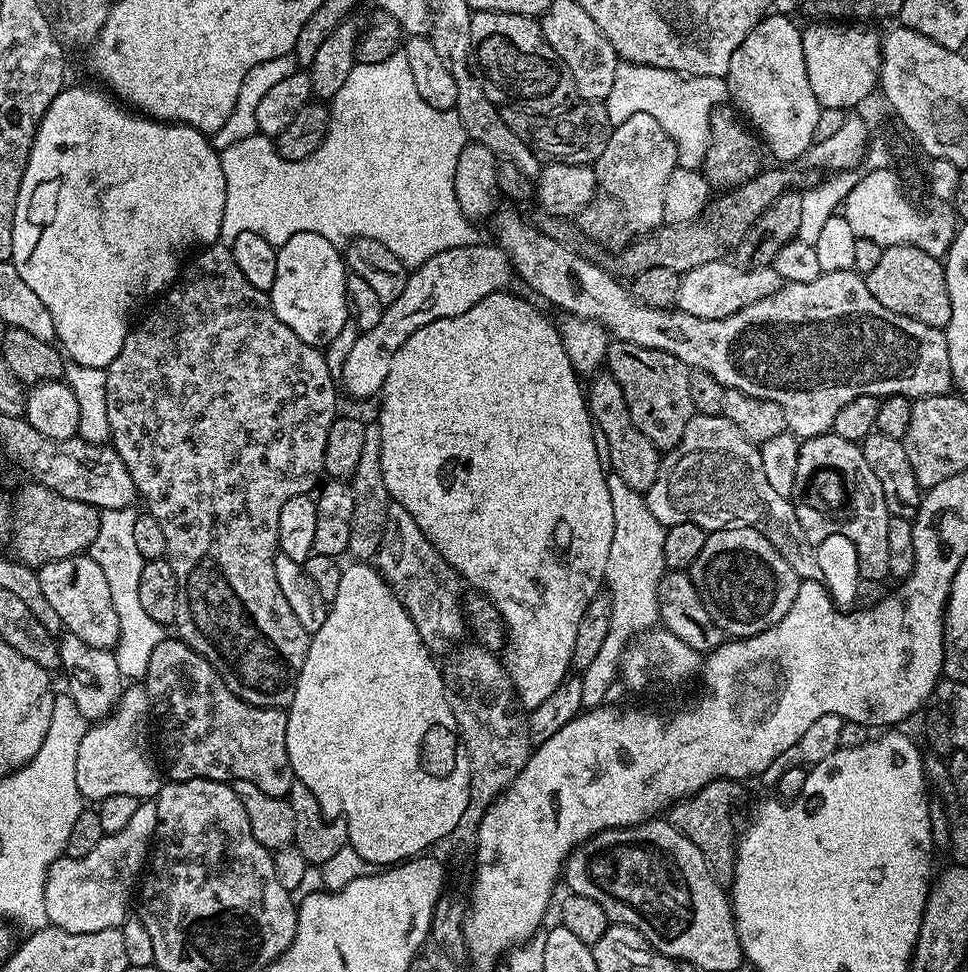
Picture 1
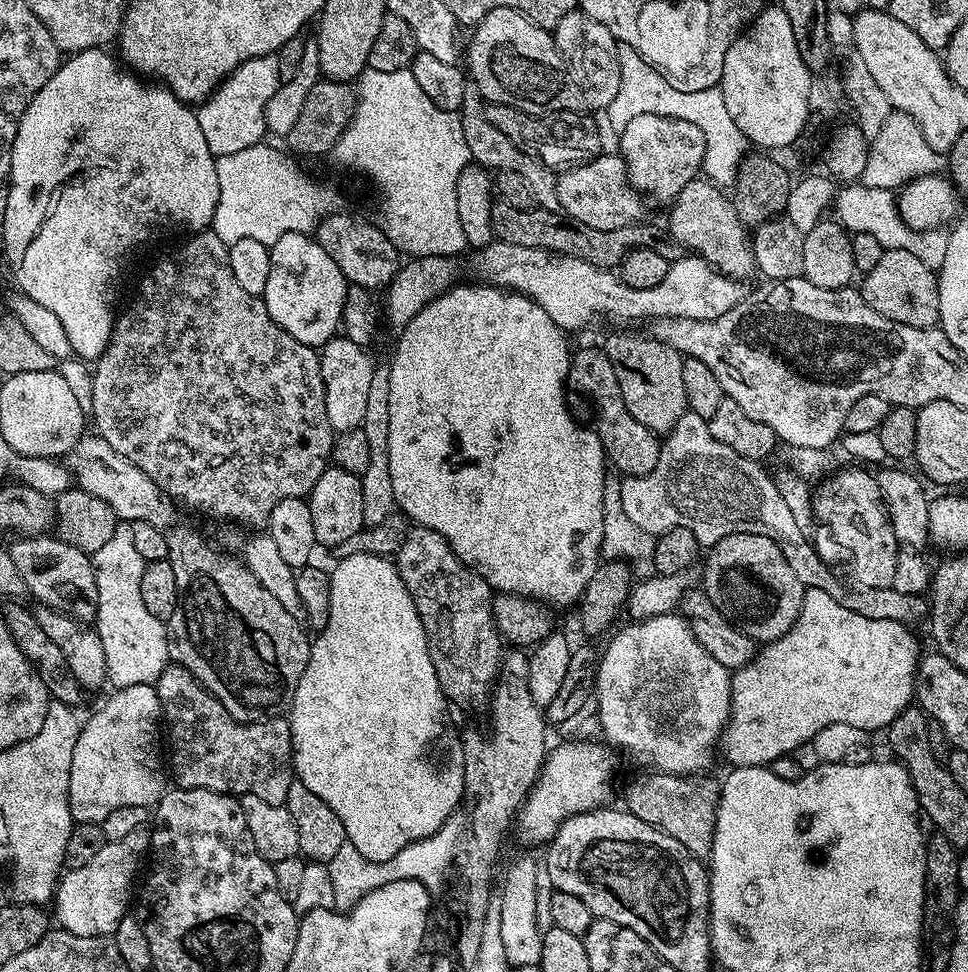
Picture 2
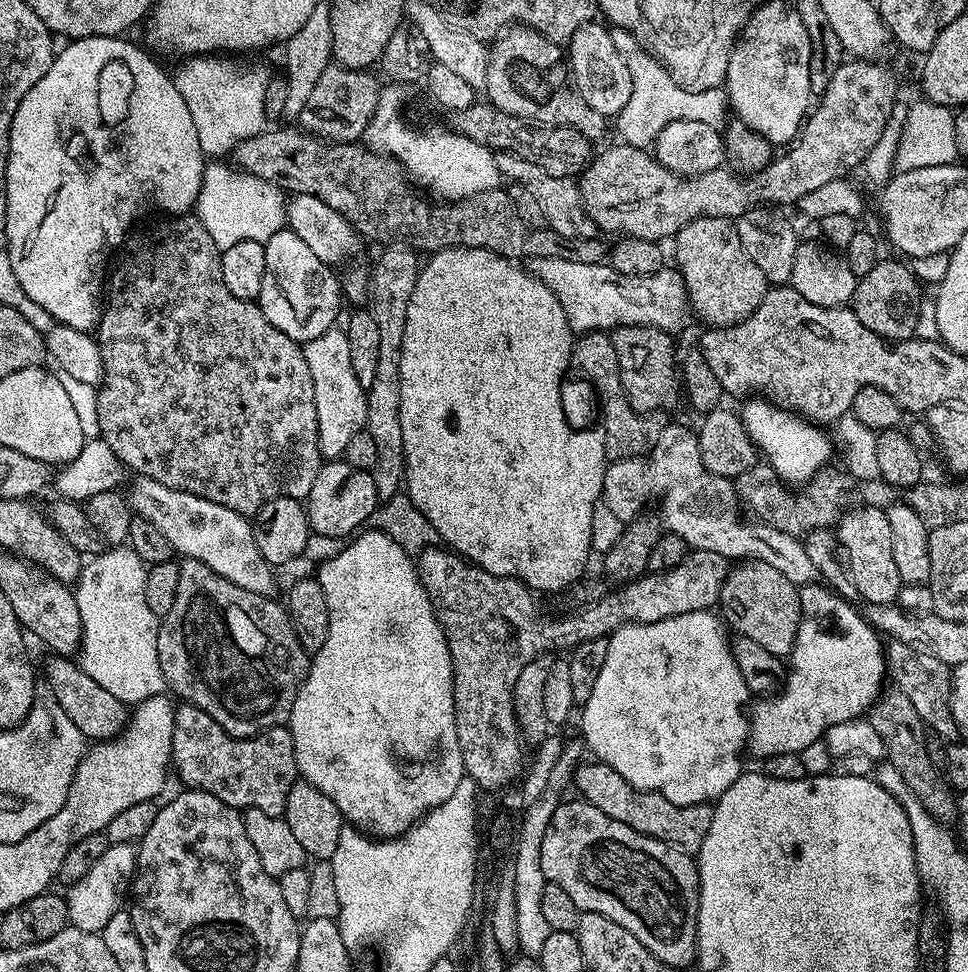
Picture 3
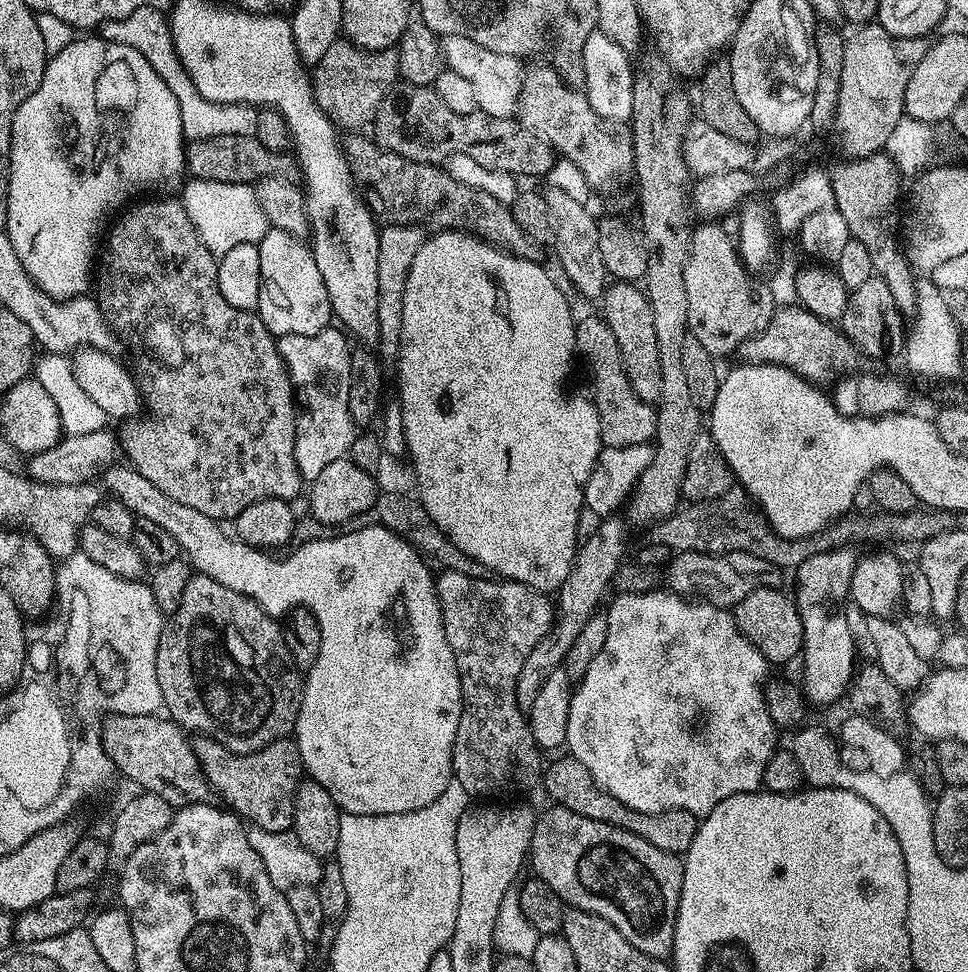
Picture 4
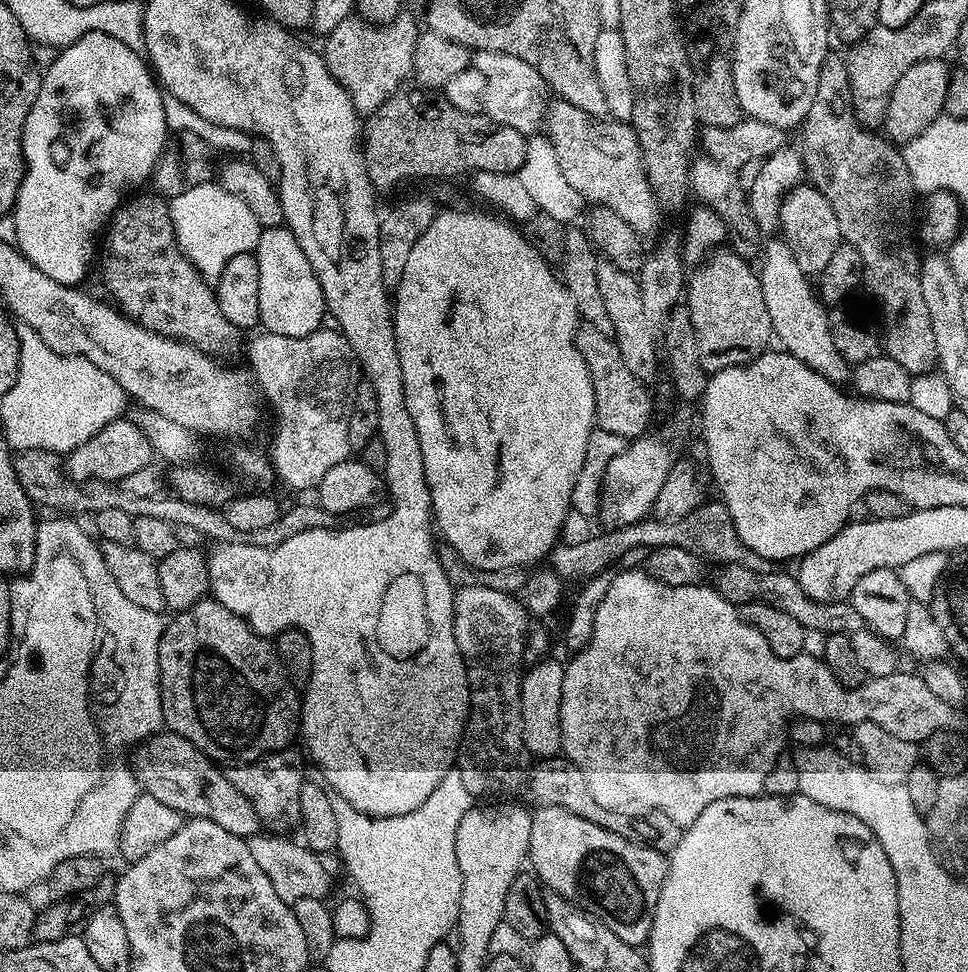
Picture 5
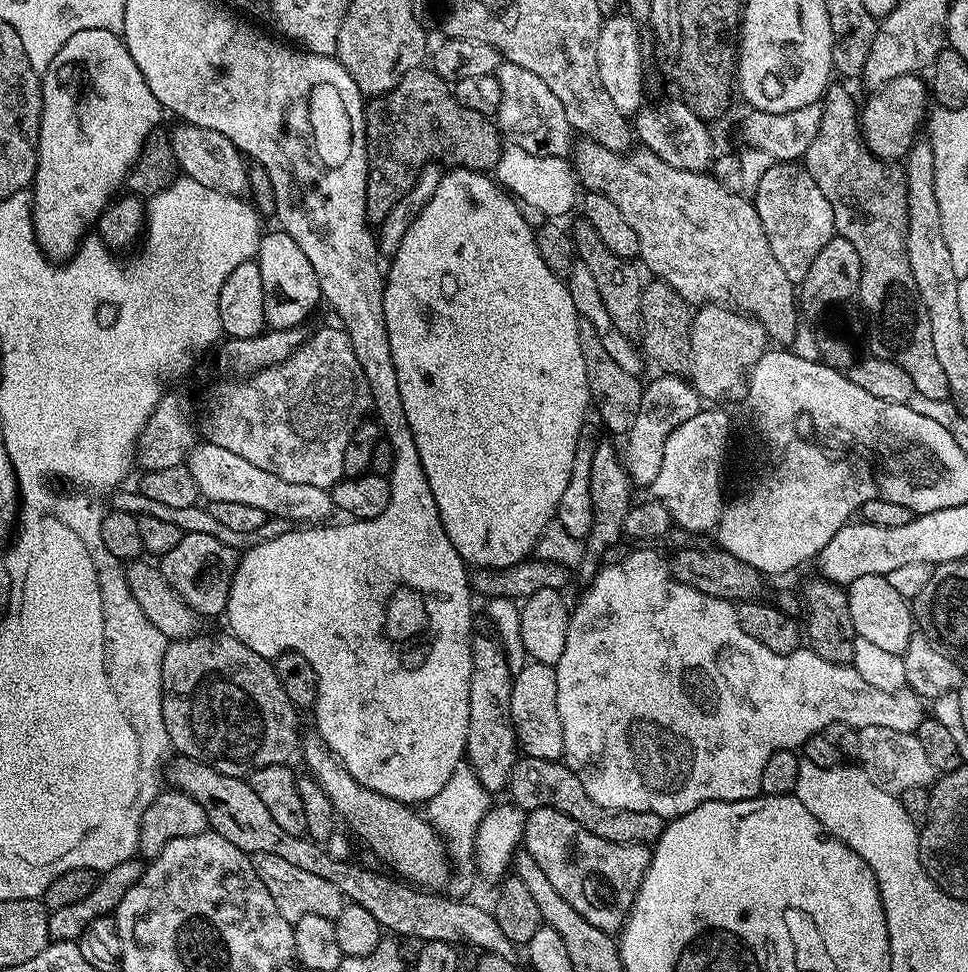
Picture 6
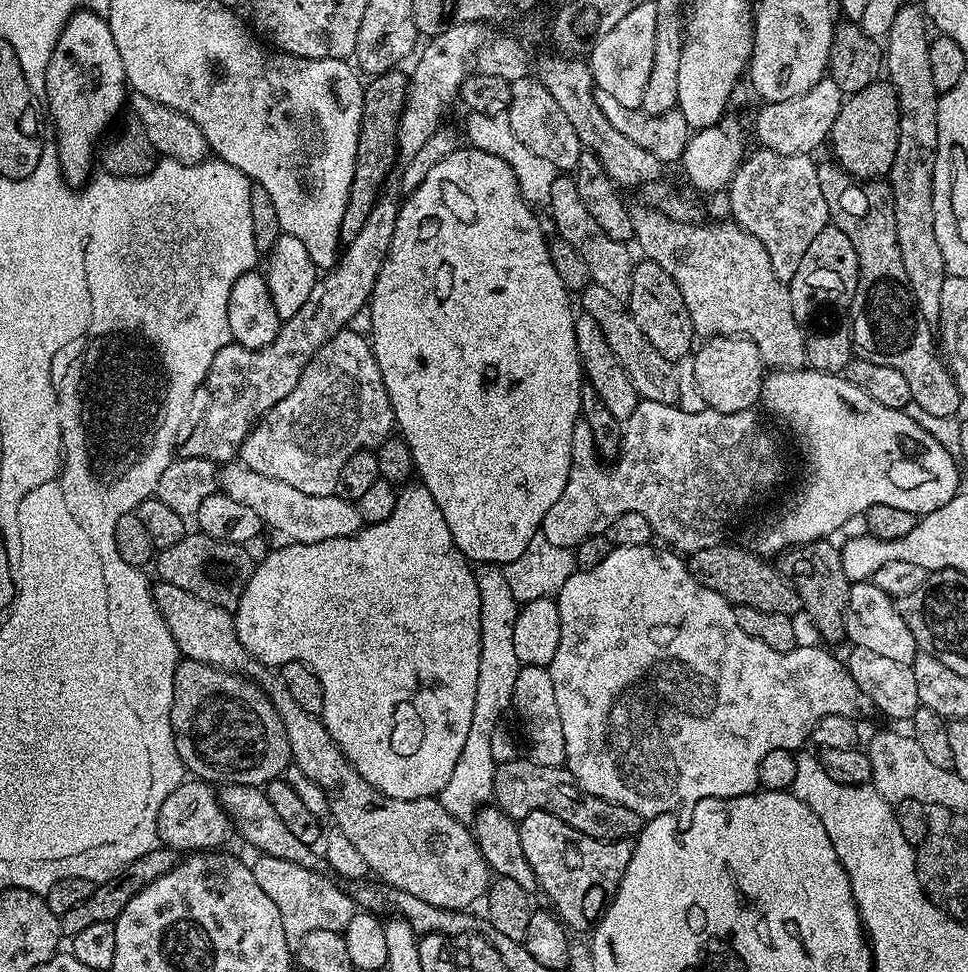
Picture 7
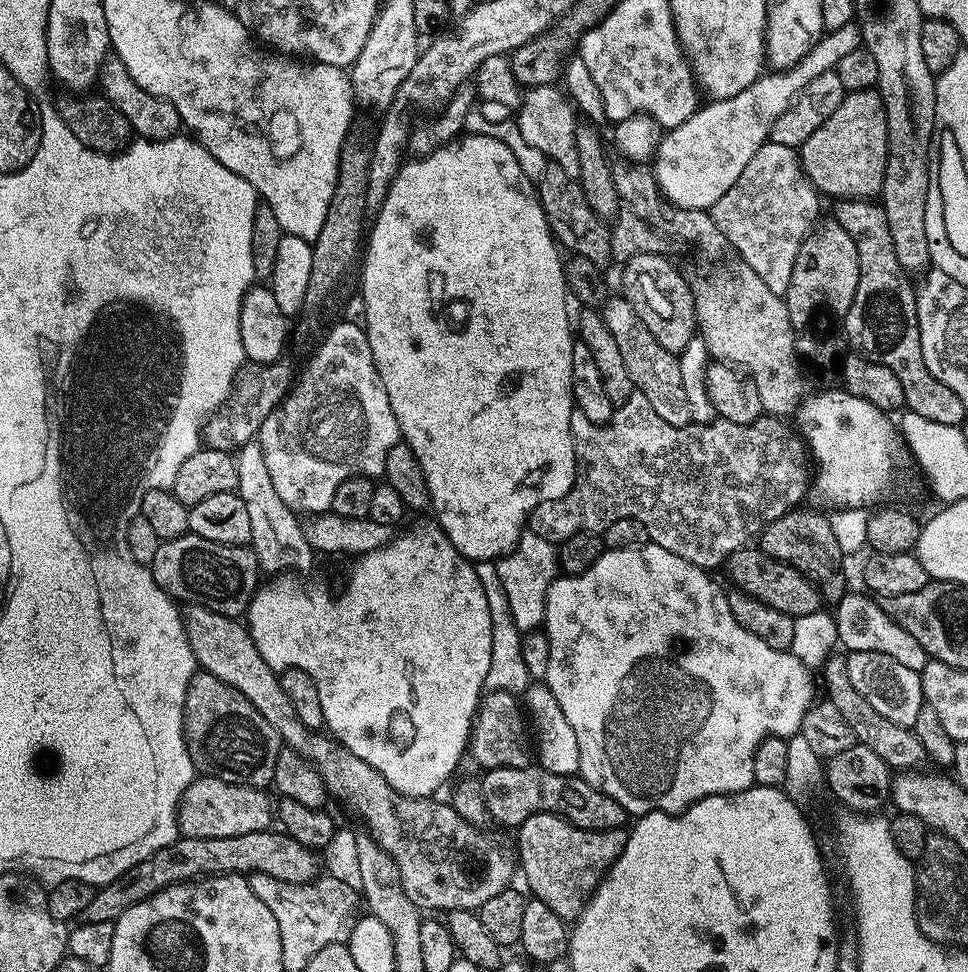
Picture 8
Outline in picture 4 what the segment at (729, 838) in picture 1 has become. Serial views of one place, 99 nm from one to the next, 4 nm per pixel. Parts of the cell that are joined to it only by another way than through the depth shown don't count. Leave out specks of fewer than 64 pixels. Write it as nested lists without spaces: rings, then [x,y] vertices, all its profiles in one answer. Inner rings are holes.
[[[564,754],[561,760],[556,760],[549,768],[547,765],[543,769],[542,788],[548,791],[548,796],[552,799],[549,801],[553,805],[574,810],[574,814],[582,814],[598,822],[606,822],[630,834],[638,834],[638,838],[646,838],[646,842],[650,842],[650,846],[658,846],[658,850],[677,854],[687,853],[698,831],[698,817],[686,810],[671,808],[665,812],[643,812],[618,802],[618,798],[600,788],[598,782],[594,782],[590,770],[586,770],[586,766],[582,766],[582,762],[578,762],[570,754]]]

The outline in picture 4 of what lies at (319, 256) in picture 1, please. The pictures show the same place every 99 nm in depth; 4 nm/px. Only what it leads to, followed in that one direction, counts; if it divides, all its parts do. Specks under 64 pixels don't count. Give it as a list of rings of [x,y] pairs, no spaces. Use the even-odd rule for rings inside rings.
[[[269,227],[268,232],[260,239],[260,257],[262,258],[262,278],[260,279],[260,307],[258,314],[262,318],[262,322],[269,328],[273,336],[279,338],[281,336],[289,336],[290,334],[306,334],[313,336],[318,334],[324,328],[329,327],[333,323],[334,317],[332,307],[330,306],[330,298],[326,294],[326,282],[322,282],[322,273],[318,270],[318,262],[314,262],[314,254],[311,247],[301,237],[292,236],[286,230],[278,230],[277,228]]]

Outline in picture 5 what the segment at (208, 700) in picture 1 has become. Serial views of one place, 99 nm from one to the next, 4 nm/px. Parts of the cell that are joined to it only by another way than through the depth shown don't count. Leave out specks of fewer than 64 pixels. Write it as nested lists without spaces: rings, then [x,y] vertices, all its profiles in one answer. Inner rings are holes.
[[[289,746],[260,760],[252,760],[249,764],[236,764],[227,769],[234,790],[242,793],[246,802],[254,806],[254,814],[258,814],[261,825],[272,834],[292,834],[300,826],[298,794],[302,794],[302,786],[306,783],[305,757],[300,757],[294,749],[295,747]]]

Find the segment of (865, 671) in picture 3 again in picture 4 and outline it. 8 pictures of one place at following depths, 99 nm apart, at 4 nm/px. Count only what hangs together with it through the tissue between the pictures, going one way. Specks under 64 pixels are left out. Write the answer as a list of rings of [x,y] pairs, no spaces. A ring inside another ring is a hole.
[[[847,546],[812,555],[799,565],[794,574],[794,599],[796,607],[800,609],[802,630],[806,634],[806,647],[802,653],[802,691],[813,705],[832,704],[839,696],[841,699],[854,679],[854,669],[858,664],[858,649],[847,628],[845,610],[850,600],[853,572],[858,559],[854,550]]]

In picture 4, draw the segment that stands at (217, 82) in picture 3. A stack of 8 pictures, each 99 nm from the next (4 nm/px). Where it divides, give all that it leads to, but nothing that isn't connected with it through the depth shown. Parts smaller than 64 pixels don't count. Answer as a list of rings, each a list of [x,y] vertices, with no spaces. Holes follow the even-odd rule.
[[[142,6],[142,10],[134,10],[121,20],[111,20],[101,24],[98,29],[98,36],[101,40],[118,42],[138,50],[154,70],[170,86],[175,101],[178,102],[178,114],[182,114],[182,130],[189,141],[201,140],[202,138],[218,138],[222,134],[238,134],[239,136],[251,136],[256,130],[255,107],[247,104],[211,104],[202,94],[196,92],[192,85],[192,79],[185,72],[182,62],[176,53],[176,47],[172,41],[170,31],[170,20],[159,8]]]

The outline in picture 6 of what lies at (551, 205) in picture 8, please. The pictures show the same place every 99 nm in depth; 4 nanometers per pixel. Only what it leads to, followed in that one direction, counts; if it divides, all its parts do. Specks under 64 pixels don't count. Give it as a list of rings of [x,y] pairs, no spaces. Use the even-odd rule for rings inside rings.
[[[580,222],[576,229],[573,227],[570,235],[572,245],[576,247],[579,263],[585,264],[590,270],[590,274],[594,274],[598,294],[602,294],[602,303],[605,304],[610,318],[614,318],[614,326],[618,326],[618,330],[622,330],[624,336],[639,337],[642,332],[640,311],[642,310],[642,294],[645,286],[645,281],[640,280],[641,269],[639,267],[636,269],[637,265],[631,260],[618,258],[618,254],[614,254],[614,250],[610,250],[607,248],[606,242],[602,242],[598,230],[594,230],[594,226],[590,226],[586,222]]]

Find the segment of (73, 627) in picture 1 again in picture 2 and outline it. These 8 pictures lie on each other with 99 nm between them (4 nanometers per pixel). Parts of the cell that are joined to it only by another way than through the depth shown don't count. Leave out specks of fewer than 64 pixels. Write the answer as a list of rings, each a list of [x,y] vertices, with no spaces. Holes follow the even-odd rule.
[[[41,534],[39,536],[29,536],[27,538],[16,538],[8,544],[10,558],[14,558],[14,566],[18,574],[22,574],[27,595],[33,596],[37,600],[36,604],[45,608],[54,608],[59,612],[68,613],[73,619],[83,625],[91,625],[96,618],[96,565],[93,557],[87,552],[78,550],[72,544],[67,544],[65,540],[53,538],[51,535]]]

